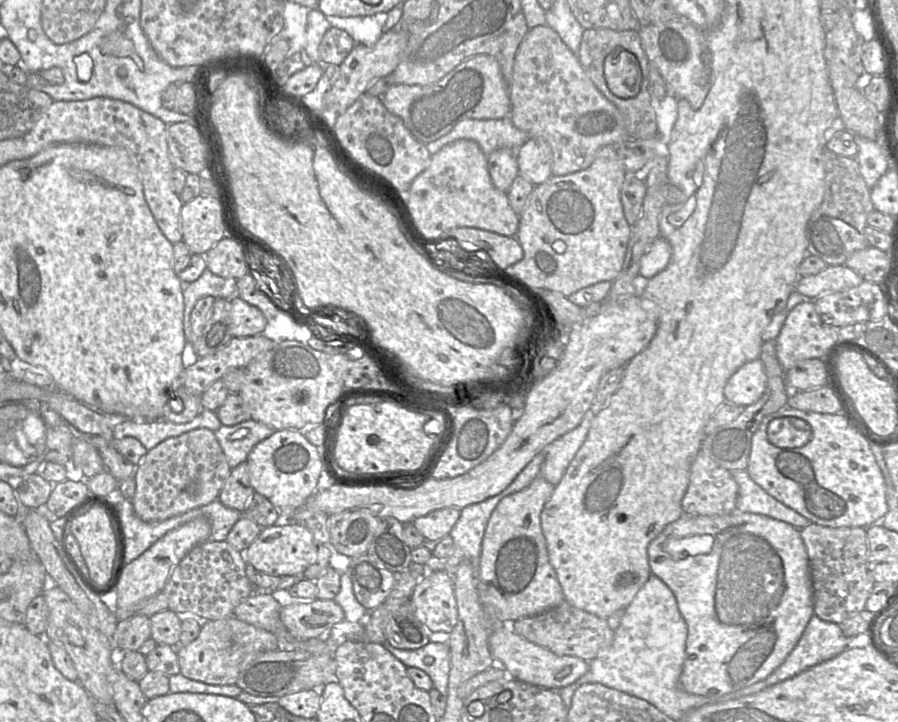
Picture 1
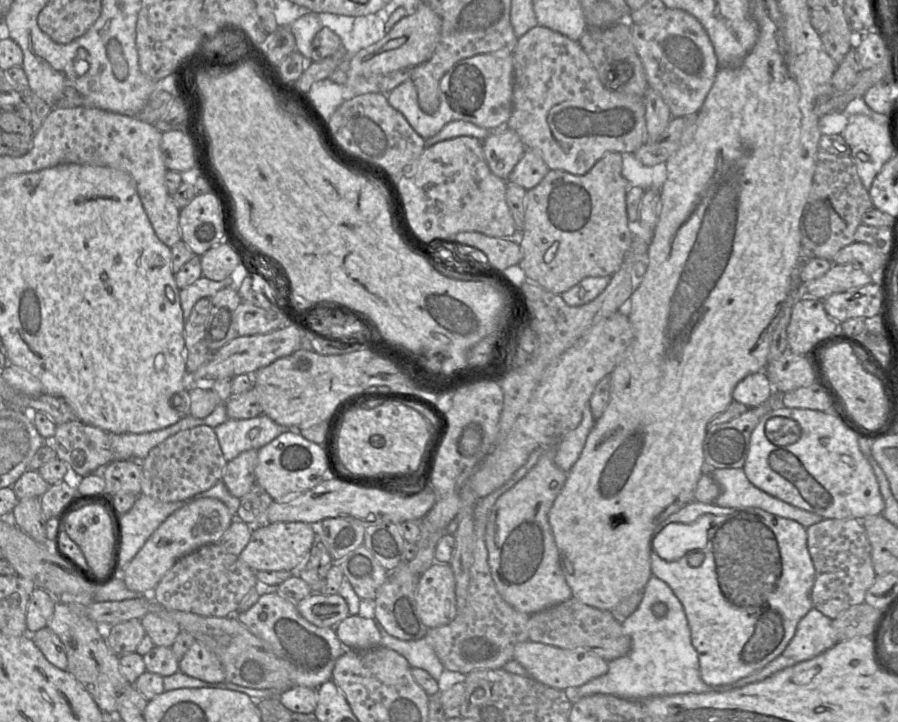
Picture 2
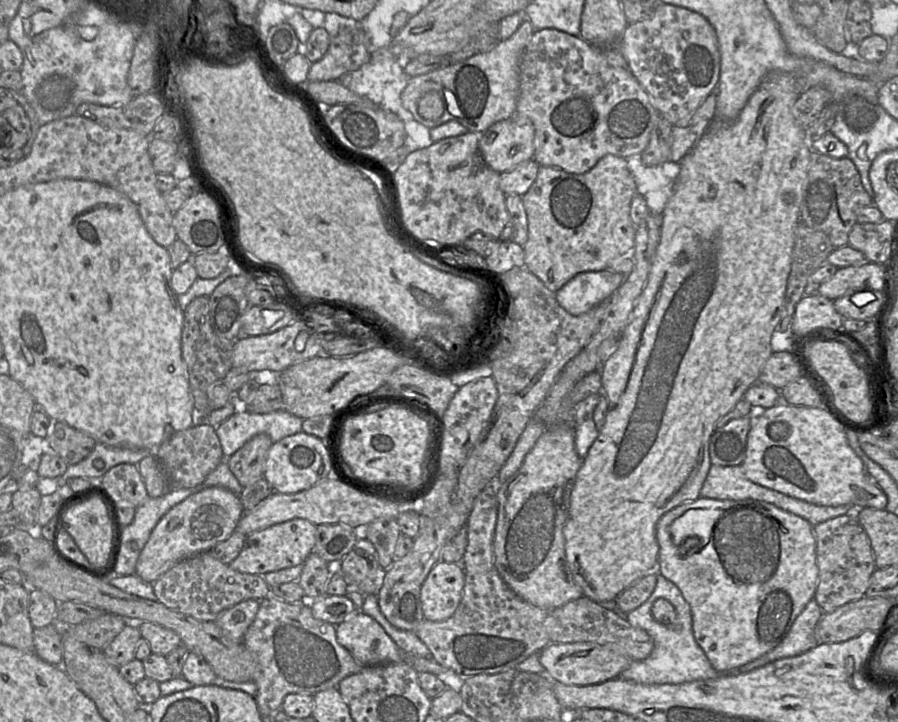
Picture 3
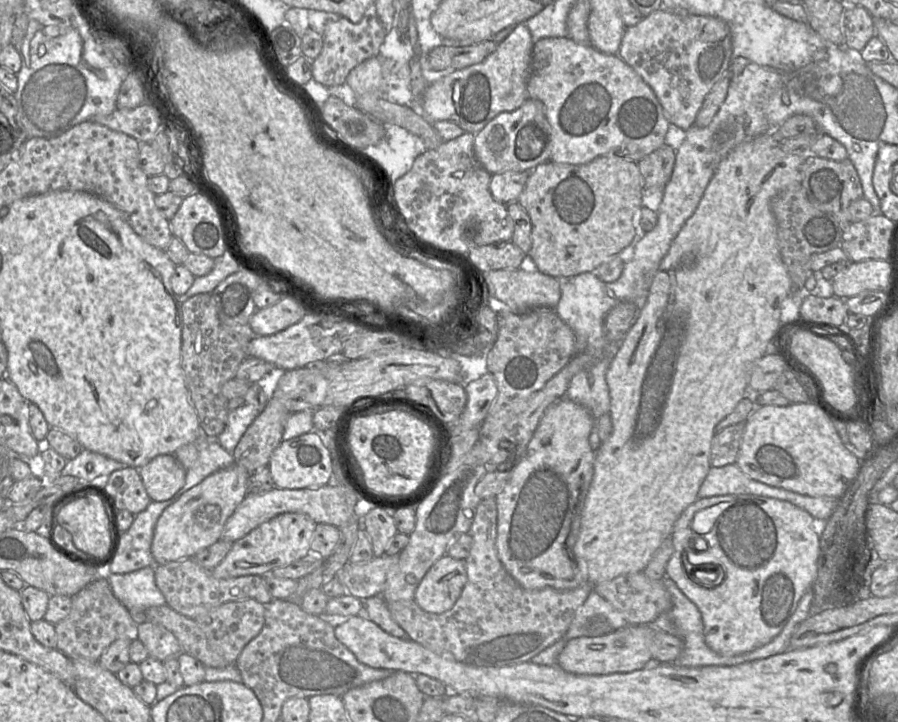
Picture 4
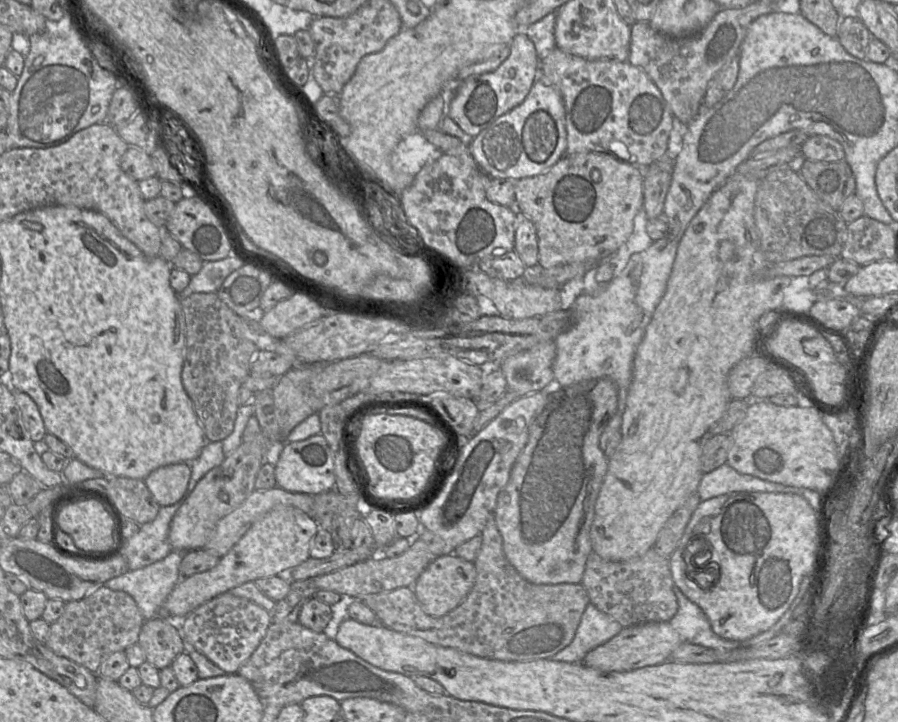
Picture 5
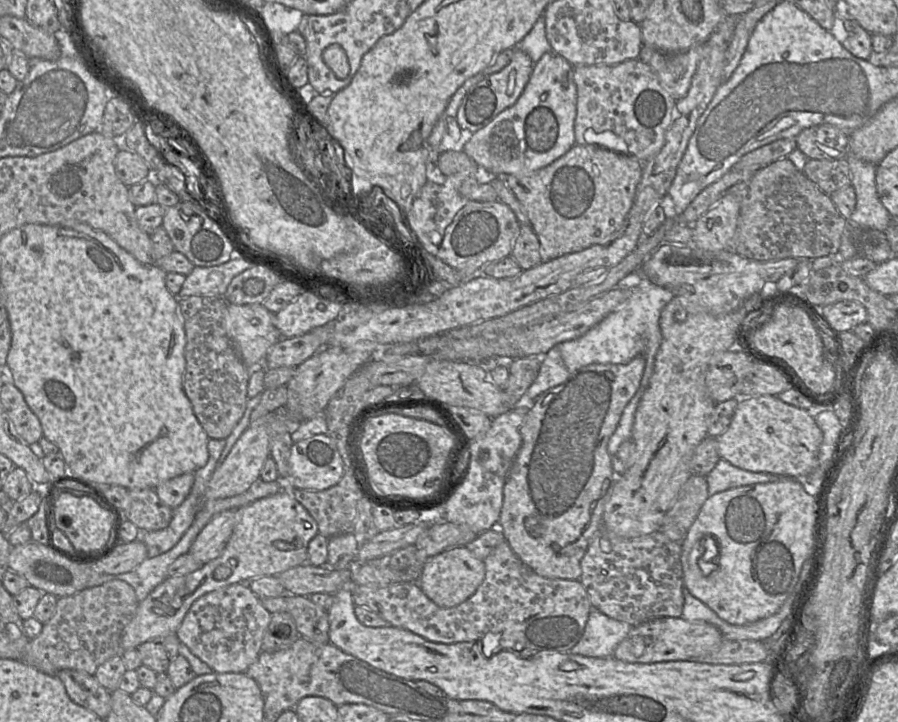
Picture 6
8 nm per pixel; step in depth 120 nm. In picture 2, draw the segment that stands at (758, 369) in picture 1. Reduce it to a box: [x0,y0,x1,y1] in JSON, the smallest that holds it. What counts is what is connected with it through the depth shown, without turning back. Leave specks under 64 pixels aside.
[734,371,775,408]

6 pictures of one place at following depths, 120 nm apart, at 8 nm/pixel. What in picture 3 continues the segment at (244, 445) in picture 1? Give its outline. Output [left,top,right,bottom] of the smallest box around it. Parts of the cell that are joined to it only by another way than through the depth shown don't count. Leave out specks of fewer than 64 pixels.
[215,407,302,459]

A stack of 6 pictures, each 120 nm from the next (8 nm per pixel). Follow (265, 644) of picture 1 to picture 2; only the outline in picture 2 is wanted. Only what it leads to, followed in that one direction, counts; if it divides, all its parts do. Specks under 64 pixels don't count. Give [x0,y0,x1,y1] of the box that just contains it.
[179,641,226,683]

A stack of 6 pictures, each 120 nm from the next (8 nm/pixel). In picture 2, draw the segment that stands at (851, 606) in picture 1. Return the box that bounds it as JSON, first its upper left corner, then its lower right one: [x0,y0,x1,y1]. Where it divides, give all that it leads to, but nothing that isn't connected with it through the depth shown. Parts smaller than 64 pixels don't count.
[806,519,876,619]

